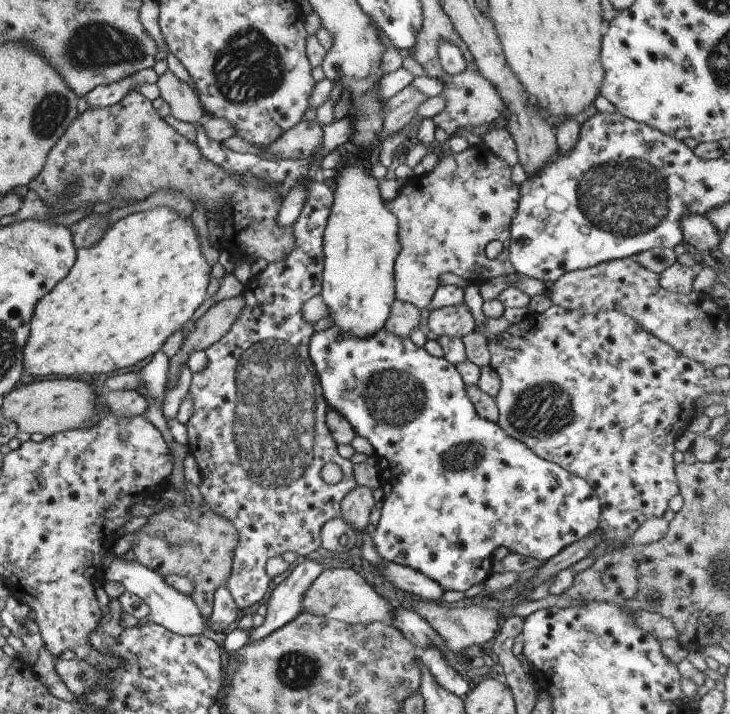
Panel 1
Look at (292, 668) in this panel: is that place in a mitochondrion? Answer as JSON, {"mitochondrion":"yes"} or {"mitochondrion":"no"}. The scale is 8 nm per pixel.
{"mitochondrion":"yes"}

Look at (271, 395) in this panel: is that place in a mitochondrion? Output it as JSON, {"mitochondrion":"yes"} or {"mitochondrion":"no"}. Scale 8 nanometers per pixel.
{"mitochondrion":"yes"}

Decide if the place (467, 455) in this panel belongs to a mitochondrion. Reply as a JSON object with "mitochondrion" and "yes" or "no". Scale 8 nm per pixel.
{"mitochondrion":"yes"}

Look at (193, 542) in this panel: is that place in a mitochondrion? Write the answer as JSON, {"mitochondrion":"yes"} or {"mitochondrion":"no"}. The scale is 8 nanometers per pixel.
{"mitochondrion":"yes"}

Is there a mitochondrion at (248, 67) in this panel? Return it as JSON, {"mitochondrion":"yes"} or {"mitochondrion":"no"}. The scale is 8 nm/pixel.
{"mitochondrion":"yes"}

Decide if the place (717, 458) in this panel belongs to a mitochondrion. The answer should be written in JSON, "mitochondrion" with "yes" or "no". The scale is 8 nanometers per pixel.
{"mitochondrion":"no"}

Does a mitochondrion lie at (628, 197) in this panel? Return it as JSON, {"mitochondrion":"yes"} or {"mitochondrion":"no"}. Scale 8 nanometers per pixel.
{"mitochondrion":"yes"}

